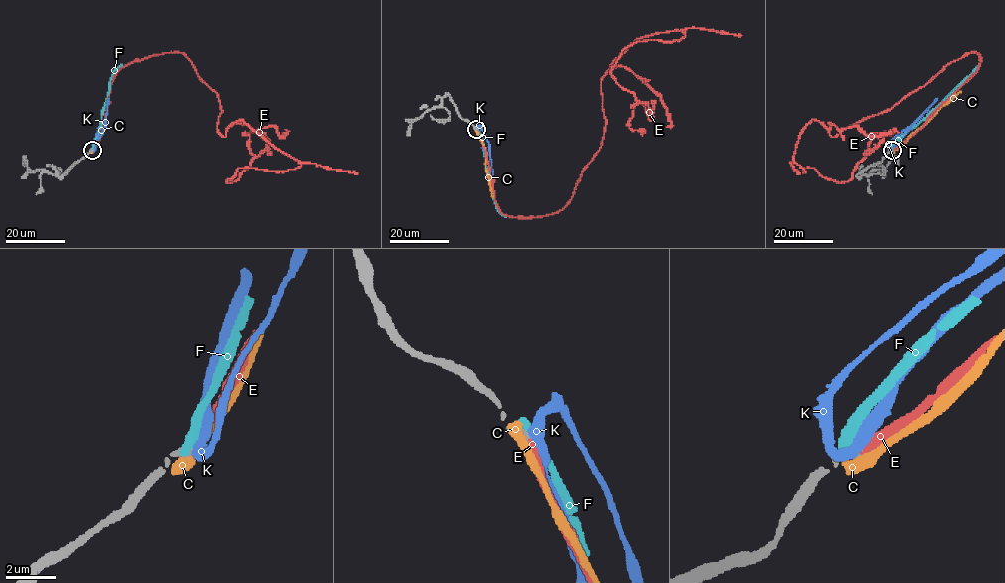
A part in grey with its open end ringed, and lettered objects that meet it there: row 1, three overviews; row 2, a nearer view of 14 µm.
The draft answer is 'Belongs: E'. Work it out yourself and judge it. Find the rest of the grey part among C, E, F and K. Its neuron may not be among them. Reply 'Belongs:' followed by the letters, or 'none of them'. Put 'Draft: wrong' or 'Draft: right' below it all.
Belongs: E
Draft: right

